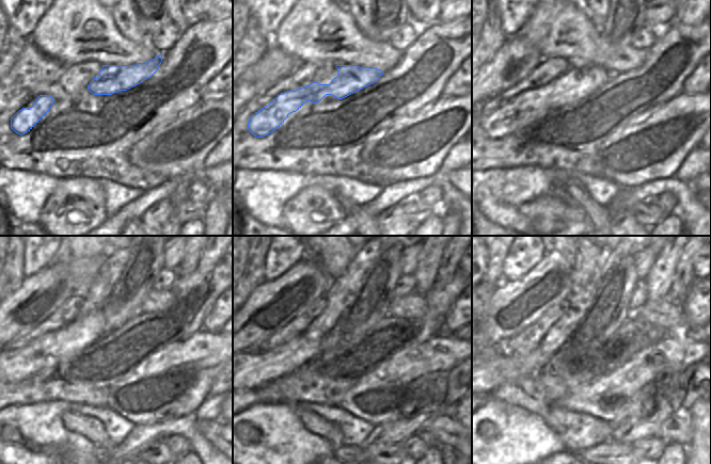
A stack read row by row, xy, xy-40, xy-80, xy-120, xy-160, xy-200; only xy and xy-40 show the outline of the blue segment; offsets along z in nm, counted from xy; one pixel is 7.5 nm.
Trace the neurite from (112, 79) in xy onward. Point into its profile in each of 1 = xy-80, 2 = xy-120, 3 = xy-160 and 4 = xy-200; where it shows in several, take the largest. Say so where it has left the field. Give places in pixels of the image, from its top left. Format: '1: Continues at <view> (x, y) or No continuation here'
1: Continues at xy-80 (511, 116)
2: Continues at xy-120 (15, 365)
3: Continues at xy-160 (254, 368)
4: Continues at xy-200 (493, 369).

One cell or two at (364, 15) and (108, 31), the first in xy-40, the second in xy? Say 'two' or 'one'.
two

